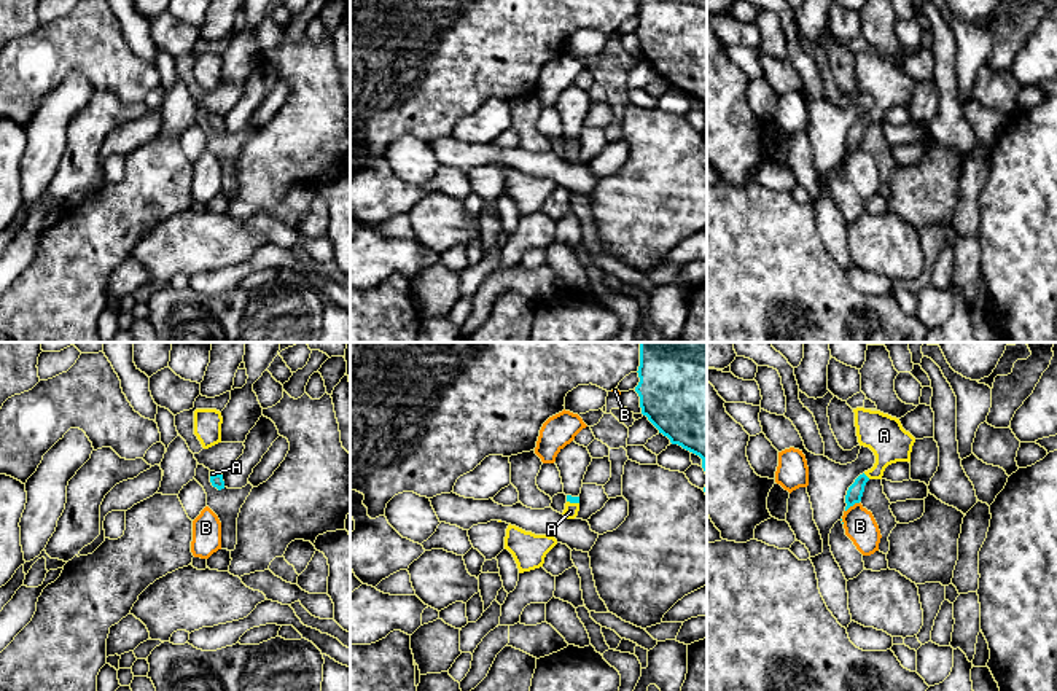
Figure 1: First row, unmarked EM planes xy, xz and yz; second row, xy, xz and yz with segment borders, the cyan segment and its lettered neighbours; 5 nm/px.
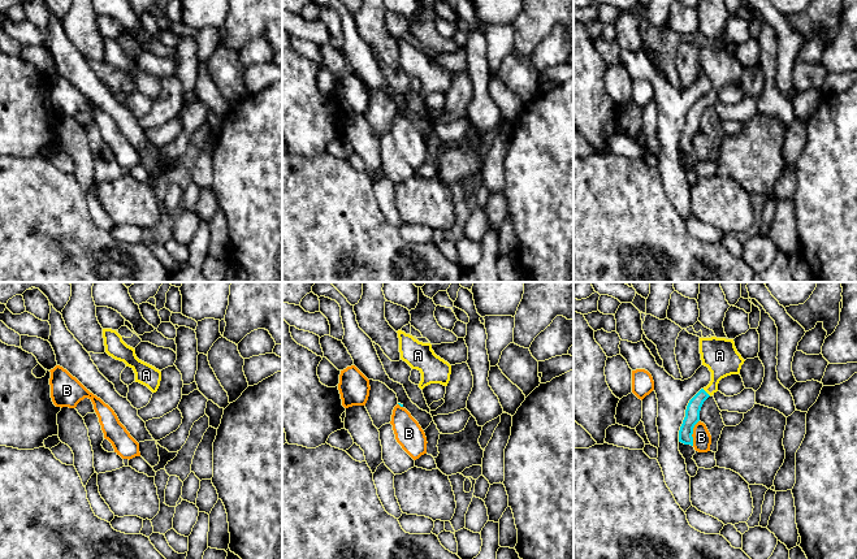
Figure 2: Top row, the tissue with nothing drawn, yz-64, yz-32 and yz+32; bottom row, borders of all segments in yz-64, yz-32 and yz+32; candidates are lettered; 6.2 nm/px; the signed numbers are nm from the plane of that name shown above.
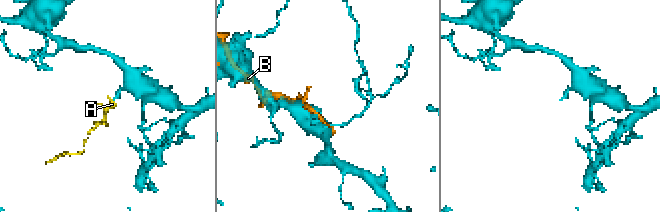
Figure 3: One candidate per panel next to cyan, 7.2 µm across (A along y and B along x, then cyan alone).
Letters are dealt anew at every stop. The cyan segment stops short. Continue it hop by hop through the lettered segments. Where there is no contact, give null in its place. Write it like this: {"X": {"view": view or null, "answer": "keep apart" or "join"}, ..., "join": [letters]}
{"A": {"view": "yz", "answer": "join"}, "B": {"view": "yz", "answer": "keep apart"}, "join": ["A"]}

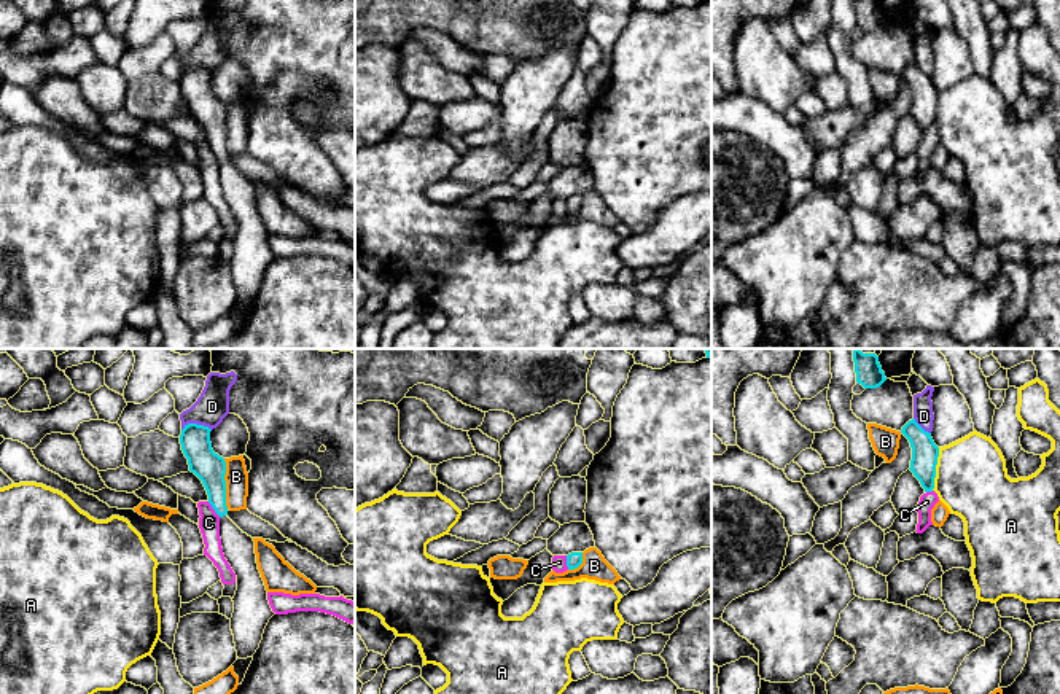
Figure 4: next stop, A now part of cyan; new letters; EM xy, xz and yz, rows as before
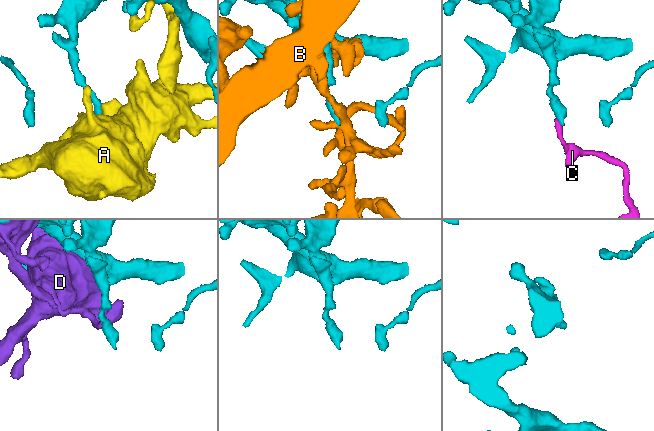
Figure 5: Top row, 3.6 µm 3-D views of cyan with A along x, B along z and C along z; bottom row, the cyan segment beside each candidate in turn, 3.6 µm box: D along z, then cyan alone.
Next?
{"A": {"view": "yz", "answer": "keep apart"}, "B": {"view": "xy", "answer": "keep apart"}, "C": {"view": "xy", "answer": "keep apart"}, "D": {"view": "xy", "answer": "keep apart"}, "join": []}

